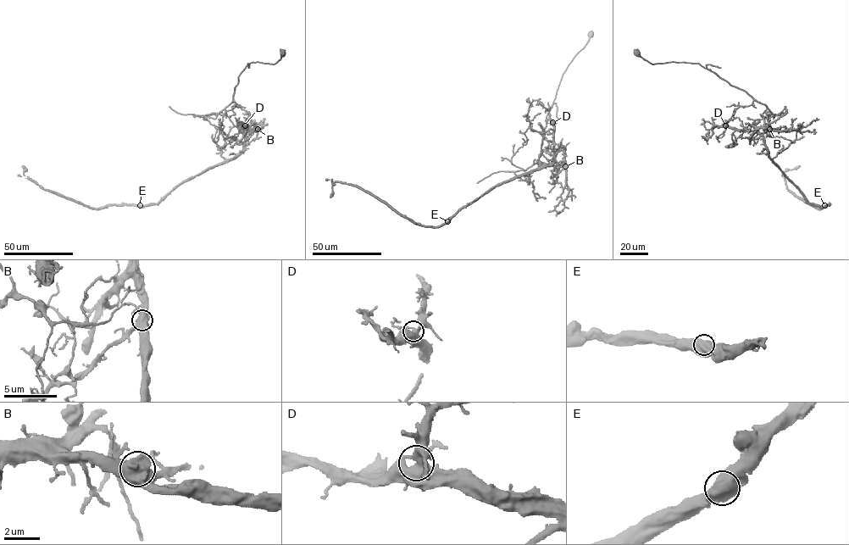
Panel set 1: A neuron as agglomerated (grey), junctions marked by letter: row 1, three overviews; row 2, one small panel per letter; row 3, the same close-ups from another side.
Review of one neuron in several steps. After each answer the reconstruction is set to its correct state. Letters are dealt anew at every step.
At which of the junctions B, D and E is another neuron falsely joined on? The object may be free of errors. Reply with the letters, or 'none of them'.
B

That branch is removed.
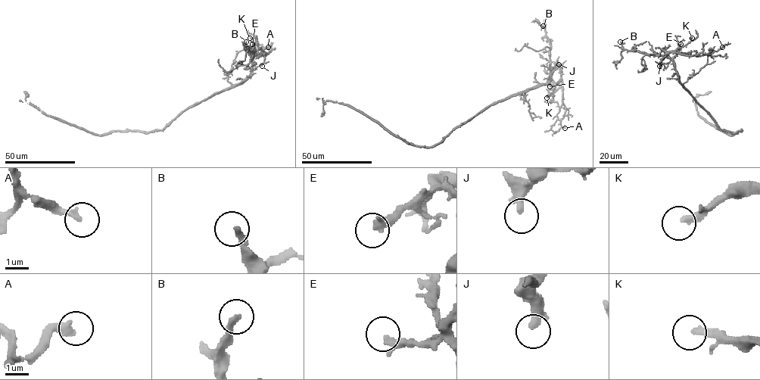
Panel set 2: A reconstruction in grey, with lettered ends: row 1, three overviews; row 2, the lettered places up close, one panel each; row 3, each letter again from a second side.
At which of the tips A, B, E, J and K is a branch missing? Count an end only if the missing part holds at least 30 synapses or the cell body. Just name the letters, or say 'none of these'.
none of these

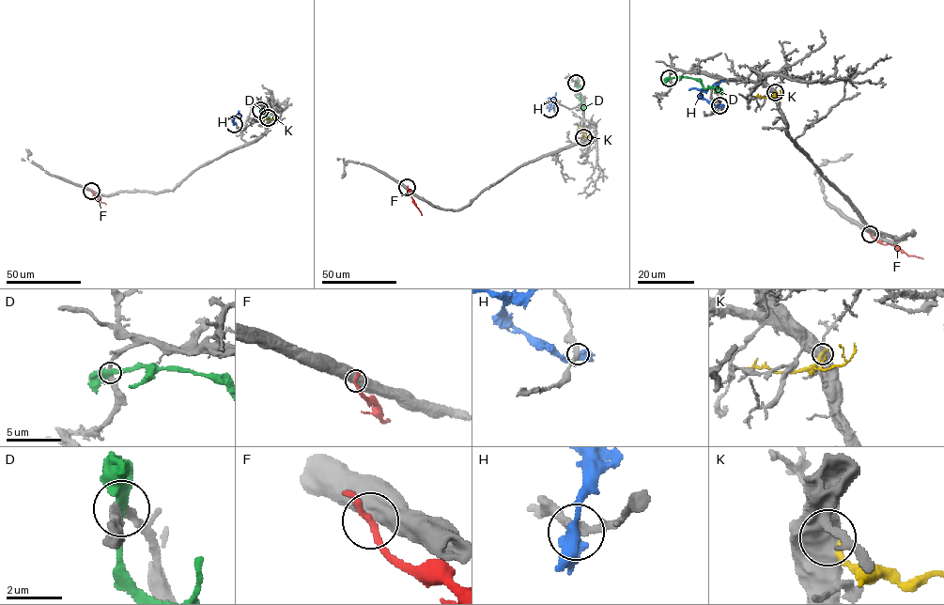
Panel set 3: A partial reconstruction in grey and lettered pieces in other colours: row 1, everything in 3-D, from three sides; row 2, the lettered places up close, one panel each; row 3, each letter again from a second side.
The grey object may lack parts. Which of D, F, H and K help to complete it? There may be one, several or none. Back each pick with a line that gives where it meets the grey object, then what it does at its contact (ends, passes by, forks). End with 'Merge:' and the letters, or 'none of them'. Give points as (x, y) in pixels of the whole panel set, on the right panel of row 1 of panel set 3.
Merge: none of them

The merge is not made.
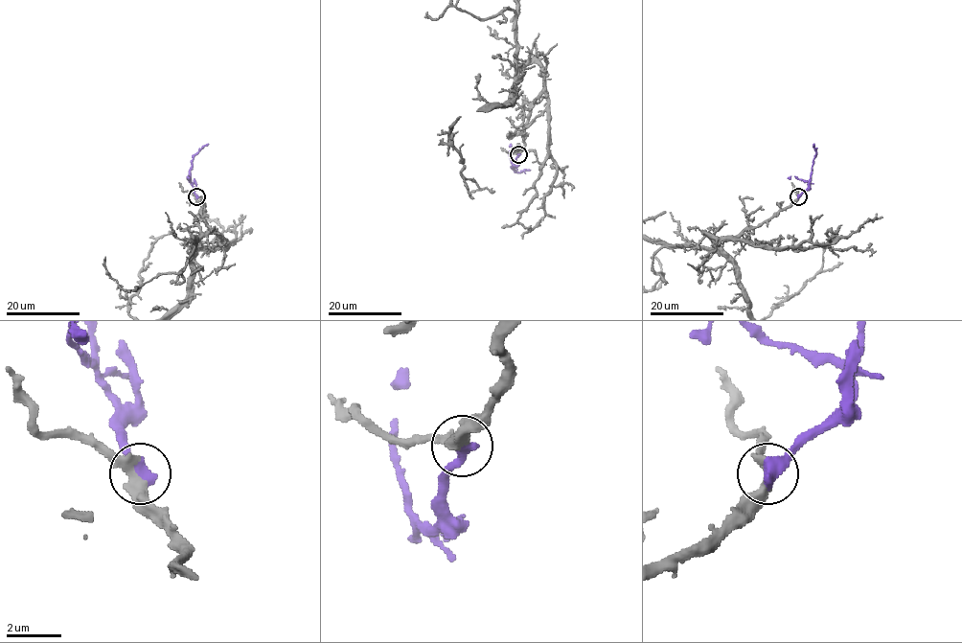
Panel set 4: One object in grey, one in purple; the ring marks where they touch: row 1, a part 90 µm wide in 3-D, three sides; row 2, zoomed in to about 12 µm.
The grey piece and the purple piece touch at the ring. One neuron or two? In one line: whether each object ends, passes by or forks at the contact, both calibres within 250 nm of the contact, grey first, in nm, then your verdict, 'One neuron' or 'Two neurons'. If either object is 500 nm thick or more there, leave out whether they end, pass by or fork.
Thickness 400 nm (grey) against 500 nm. One neuron

